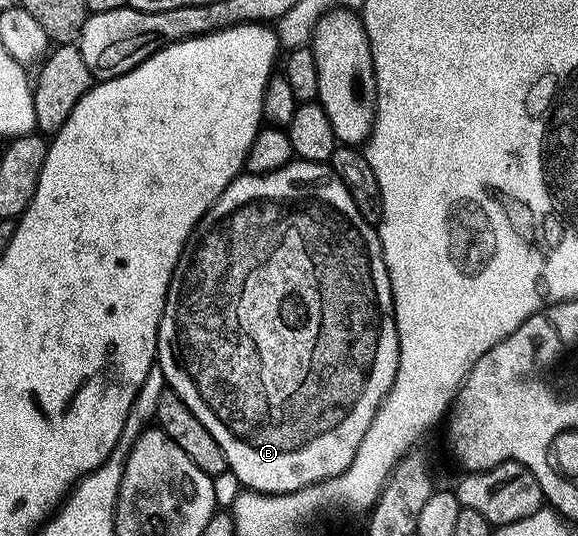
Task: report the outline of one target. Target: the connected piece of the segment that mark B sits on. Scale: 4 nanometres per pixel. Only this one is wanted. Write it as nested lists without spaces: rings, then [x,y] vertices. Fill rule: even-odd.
[[[294,158],[273,172],[242,173],[223,189],[221,196],[193,228],[173,270],[157,330],[155,363],[161,368],[168,390],[179,393],[187,409],[191,409],[191,413],[207,425],[211,437],[219,441],[219,449],[223,449],[229,462],[229,471],[242,483],[242,488],[261,491],[265,495],[286,495],[335,478],[352,465],[363,435],[393,388],[399,365],[399,337],[389,270],[381,252],[377,228],[361,216],[347,185],[343,185],[329,163]]]

